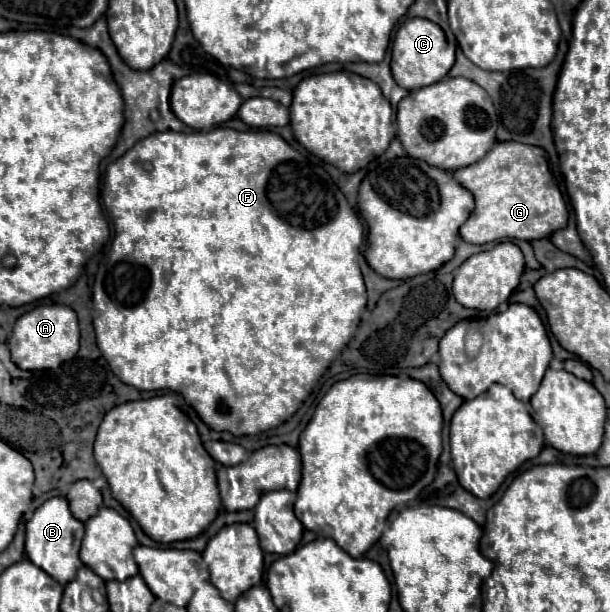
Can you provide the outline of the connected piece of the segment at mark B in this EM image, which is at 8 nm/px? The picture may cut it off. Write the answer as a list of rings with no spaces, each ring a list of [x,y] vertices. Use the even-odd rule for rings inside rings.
[[[55,496],[55,498],[49,498],[43,506],[39,506],[33,518],[27,522],[25,552],[35,566],[43,568],[53,580],[65,586],[75,578],[75,572],[81,566],[81,560],[79,560],[81,540],[83,540],[83,524],[75,520],[75,516],[71,516],[67,498]]]

